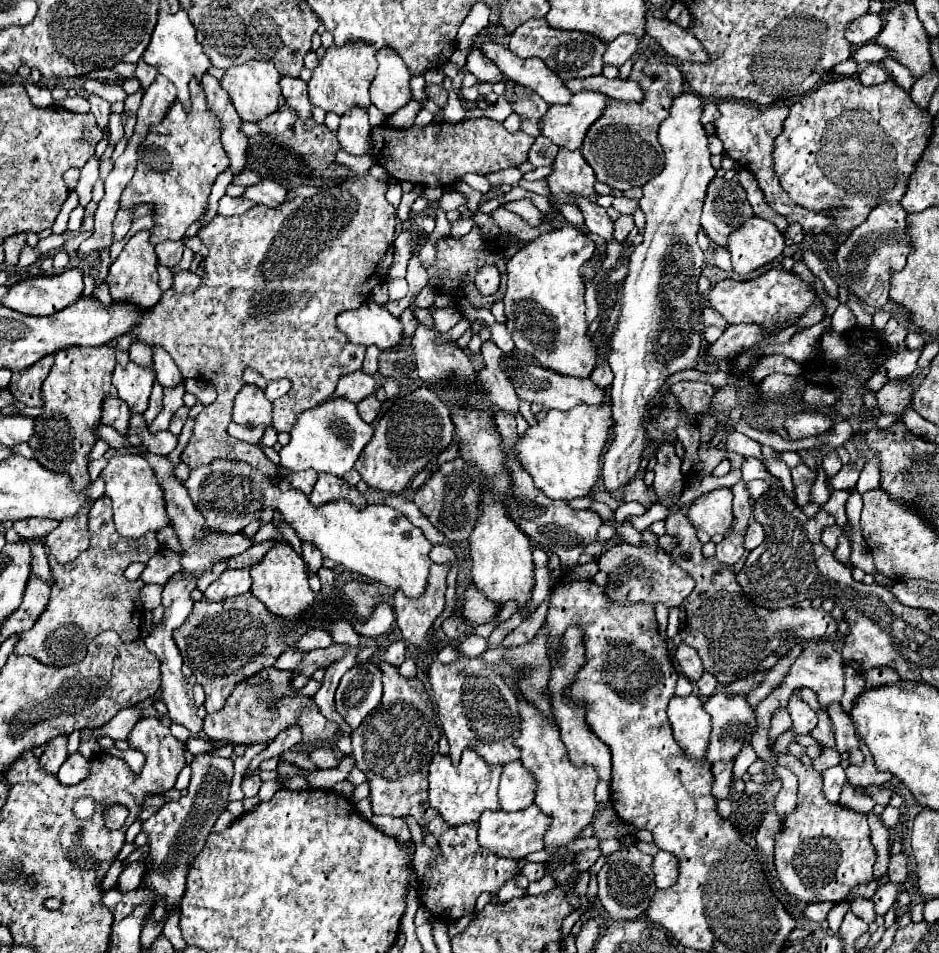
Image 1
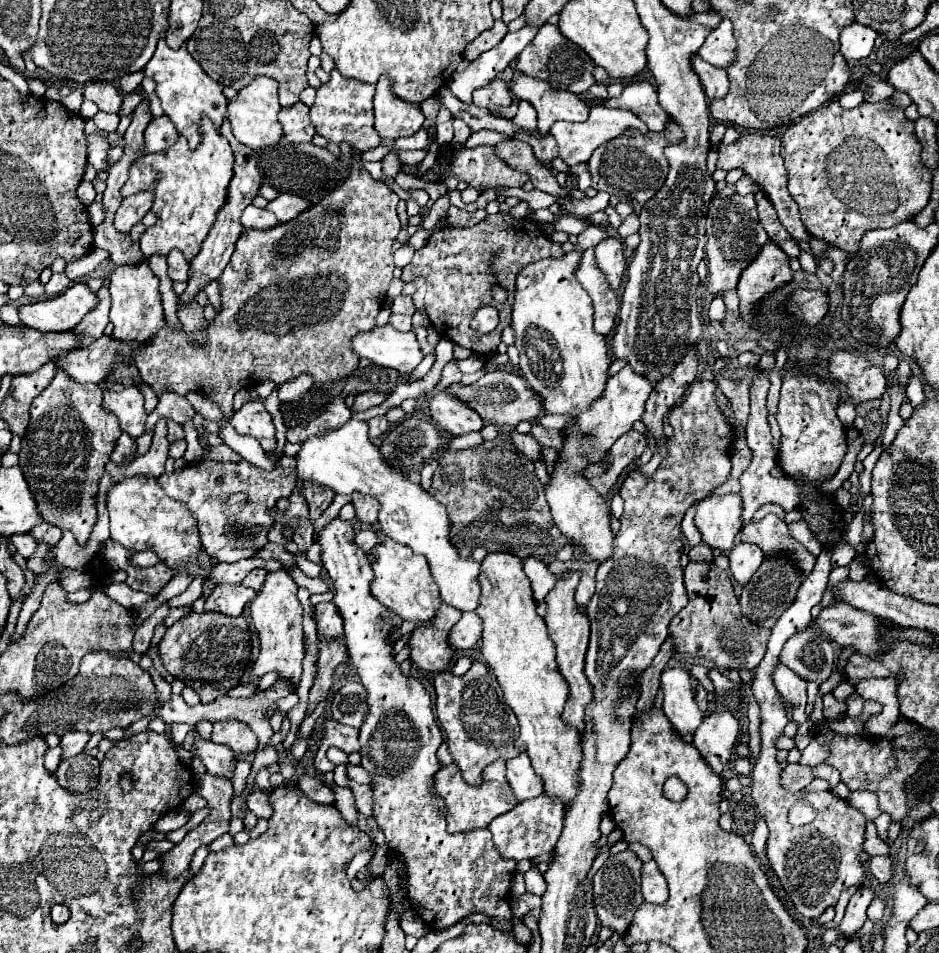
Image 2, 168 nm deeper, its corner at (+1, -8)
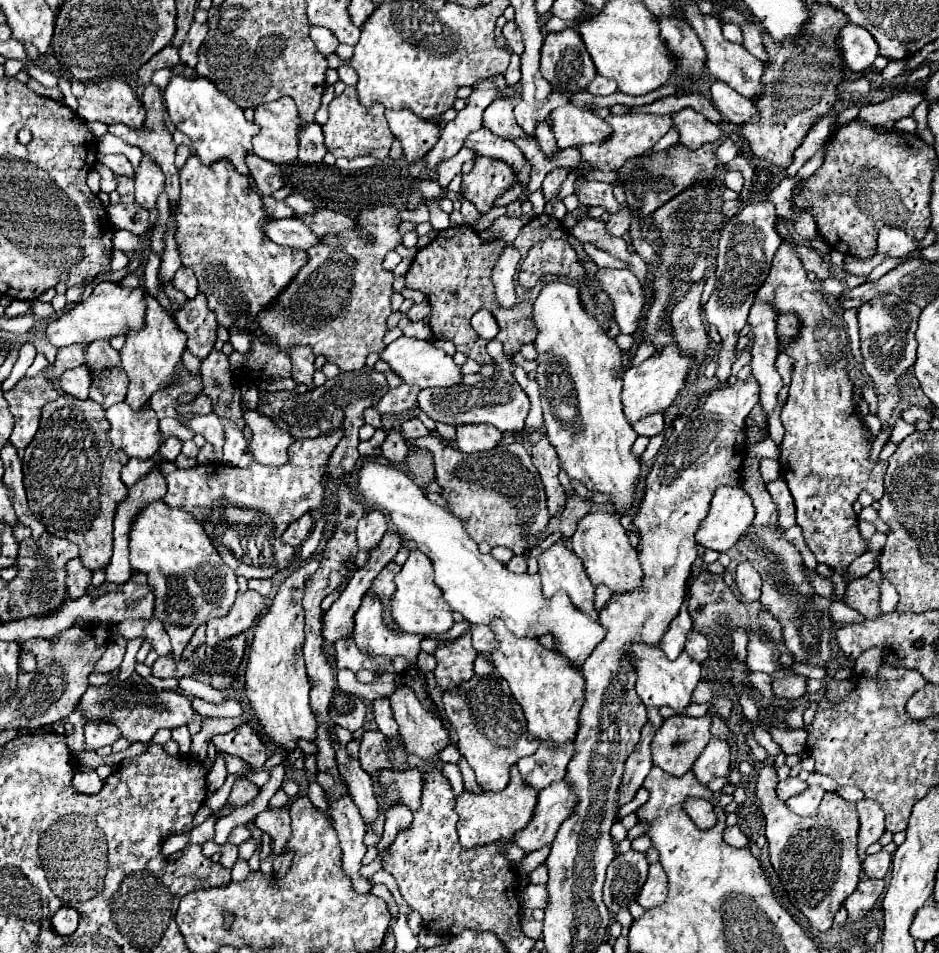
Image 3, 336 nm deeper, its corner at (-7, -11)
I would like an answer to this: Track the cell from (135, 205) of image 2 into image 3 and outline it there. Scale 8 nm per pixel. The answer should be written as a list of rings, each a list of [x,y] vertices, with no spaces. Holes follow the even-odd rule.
[[[144,156],[140,160],[134,182],[136,182],[136,202],[148,210],[154,208],[158,194],[164,192],[164,186],[162,186],[164,174],[150,156]]]

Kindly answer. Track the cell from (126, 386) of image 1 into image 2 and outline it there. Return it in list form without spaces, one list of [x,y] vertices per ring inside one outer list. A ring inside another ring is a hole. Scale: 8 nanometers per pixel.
[[[128,385],[122,391],[104,391],[104,407],[118,415],[120,429],[132,437],[140,437],[144,433],[146,411],[144,411],[144,395],[138,385]]]

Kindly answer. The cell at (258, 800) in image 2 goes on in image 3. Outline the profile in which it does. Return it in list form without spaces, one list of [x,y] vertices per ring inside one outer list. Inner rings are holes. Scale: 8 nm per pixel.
[[[268,808],[254,818],[254,824],[270,836],[276,856],[286,852],[290,838],[290,816],[286,808]]]

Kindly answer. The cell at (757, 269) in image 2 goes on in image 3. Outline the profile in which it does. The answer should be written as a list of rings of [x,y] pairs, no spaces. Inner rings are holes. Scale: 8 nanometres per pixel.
[[[792,242],[780,244],[772,262],[770,276],[764,282],[764,286],[758,290],[756,300],[774,304],[780,314],[794,312],[802,322],[800,336],[796,338],[792,346],[788,346],[788,350],[784,350],[794,360],[794,370],[792,370],[788,400],[786,400],[786,406],[782,408],[782,424],[786,432],[780,444],[780,468],[794,496],[796,524],[802,528],[806,546],[816,556],[818,564],[826,564],[828,568],[832,568],[846,580],[848,566],[868,550],[868,540],[864,540],[858,530],[858,520],[852,510],[852,504],[856,502],[862,490],[868,490],[876,500],[882,498],[884,474],[886,474],[888,462],[878,460],[878,472],[876,472],[876,464],[870,460],[872,442],[864,434],[864,420],[856,414],[856,404],[852,400],[852,382],[846,374],[848,334],[846,334],[846,328],[842,328],[844,320],[836,316],[832,306],[828,306],[828,300],[820,292],[820,286],[810,286],[810,280],[806,278],[806,270]]]

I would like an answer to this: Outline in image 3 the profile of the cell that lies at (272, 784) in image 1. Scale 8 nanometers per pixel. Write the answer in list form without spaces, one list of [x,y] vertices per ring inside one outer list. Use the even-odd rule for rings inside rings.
[[[242,724],[242,726],[234,728],[228,734],[214,736],[212,744],[220,752],[226,752],[226,754],[242,758],[254,770],[262,770],[262,766],[264,766],[264,762],[268,758],[264,742],[260,740],[260,736],[248,724]]]

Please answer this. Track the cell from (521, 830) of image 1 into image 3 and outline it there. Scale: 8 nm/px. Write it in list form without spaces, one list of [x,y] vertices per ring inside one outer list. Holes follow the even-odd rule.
[[[566,780],[552,782],[552,786],[540,790],[540,800],[534,810],[534,818],[526,828],[516,832],[514,842],[528,854],[540,850],[546,844],[552,844],[556,838],[556,830],[572,814],[572,806],[576,806],[576,794]]]

